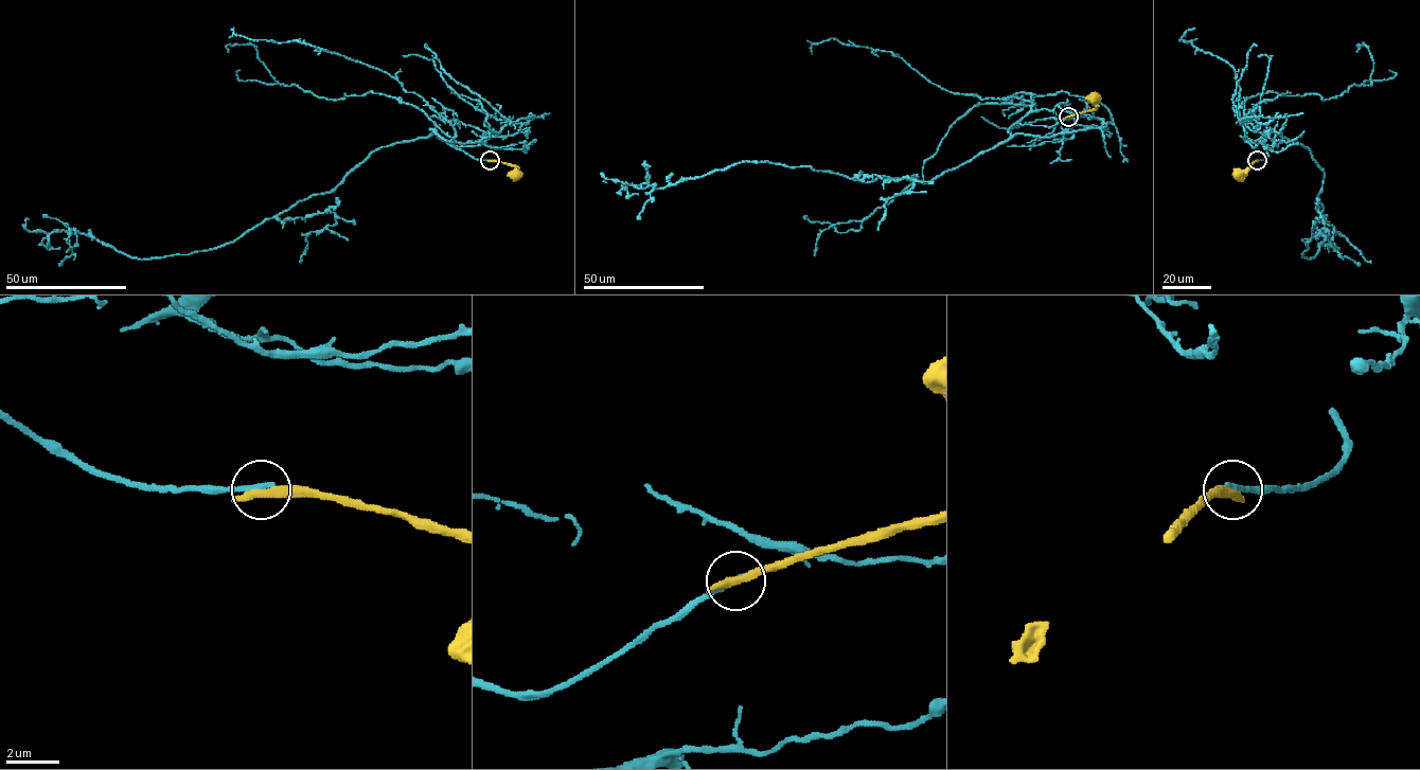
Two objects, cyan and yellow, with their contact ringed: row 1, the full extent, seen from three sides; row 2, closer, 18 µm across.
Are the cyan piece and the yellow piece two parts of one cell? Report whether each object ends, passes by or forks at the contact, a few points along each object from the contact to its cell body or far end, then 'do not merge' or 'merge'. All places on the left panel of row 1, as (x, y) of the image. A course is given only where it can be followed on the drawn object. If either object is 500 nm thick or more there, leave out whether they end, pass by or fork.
cyan ends; yellow passes by; course cyan (491, 160), (430, 129), (187, 255), (131, 258), (74, 230), (29, 231), (29, 218); course yellow (491, 160), (514, 165), (515, 174); do not merge

